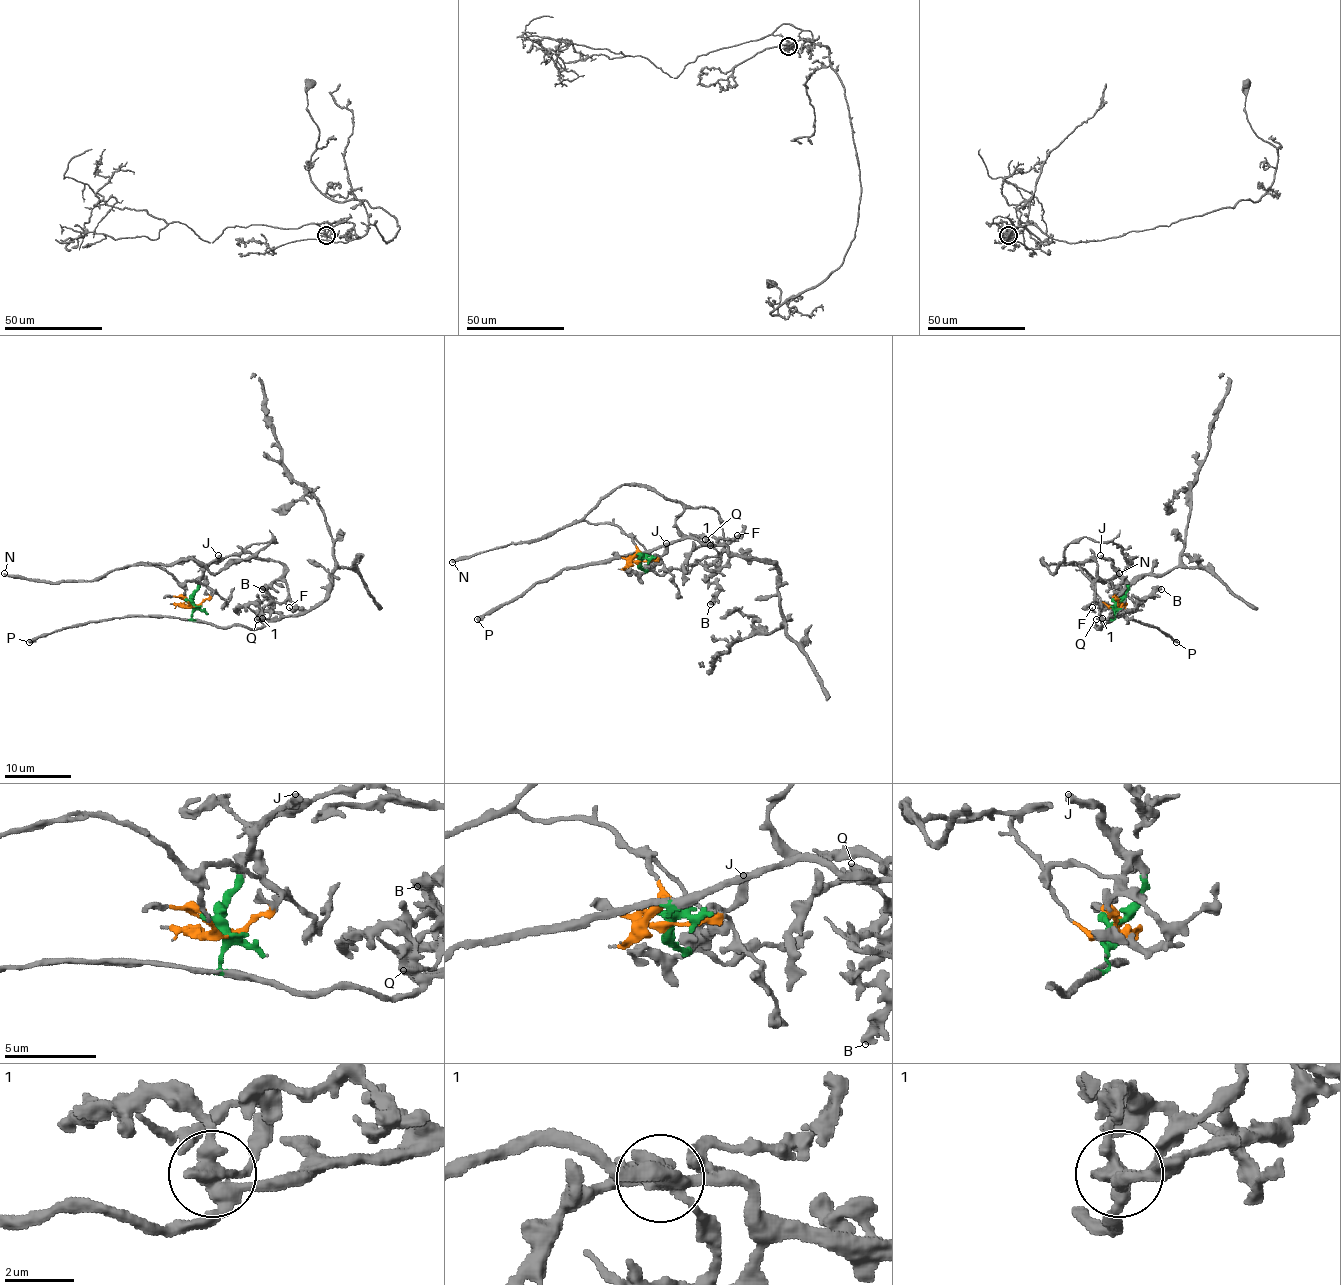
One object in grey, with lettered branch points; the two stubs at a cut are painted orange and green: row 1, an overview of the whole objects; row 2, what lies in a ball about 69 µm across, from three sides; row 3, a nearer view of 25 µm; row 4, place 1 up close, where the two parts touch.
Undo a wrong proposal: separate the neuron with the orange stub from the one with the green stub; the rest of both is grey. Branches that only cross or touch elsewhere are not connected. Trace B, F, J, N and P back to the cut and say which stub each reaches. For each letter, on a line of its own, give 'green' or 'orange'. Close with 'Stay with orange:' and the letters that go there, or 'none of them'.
B: green
F: orange
J: green
N: orange
P: green
Stay with orange: F, N

